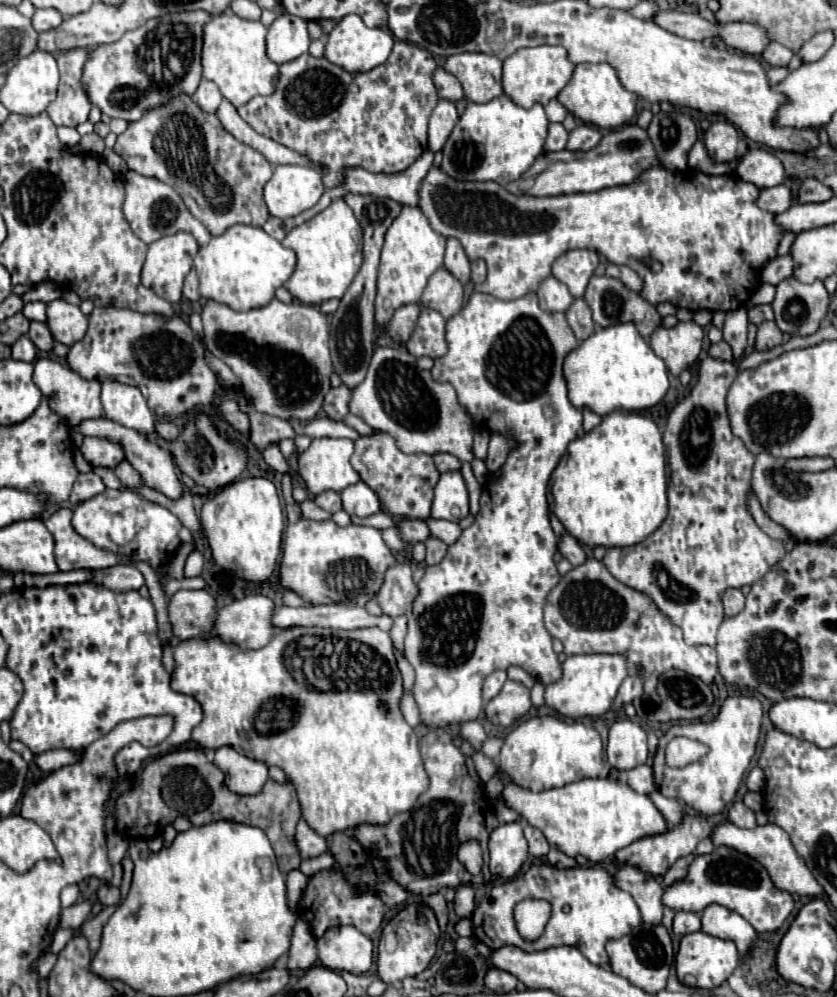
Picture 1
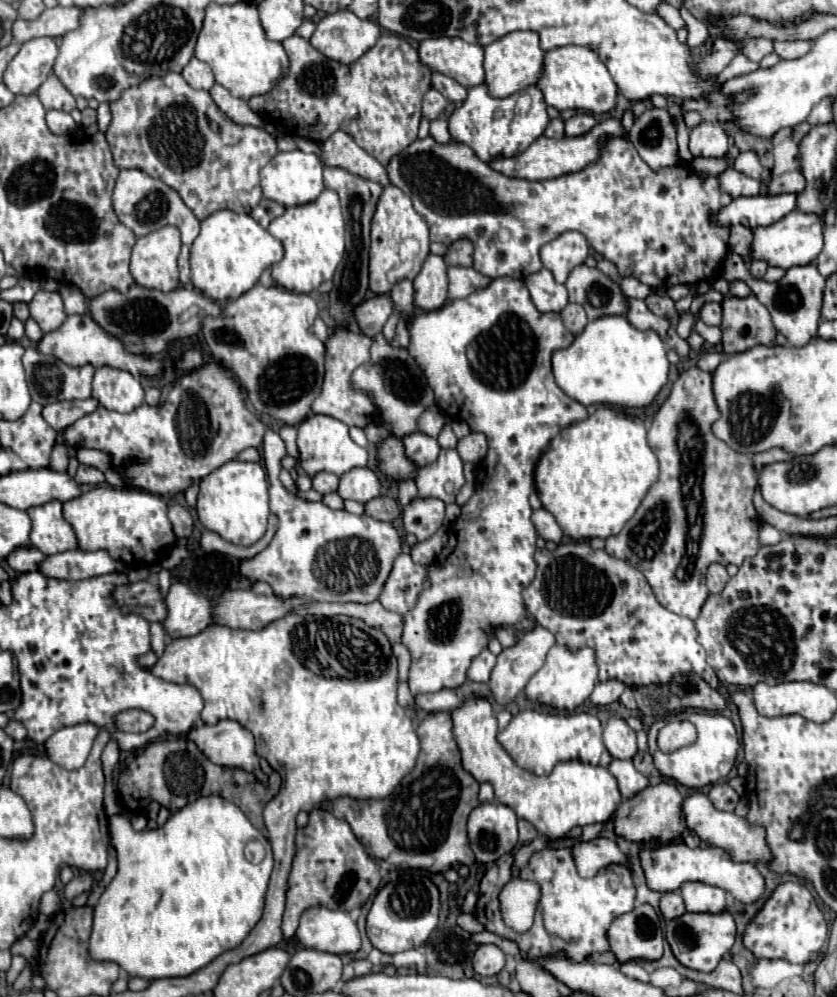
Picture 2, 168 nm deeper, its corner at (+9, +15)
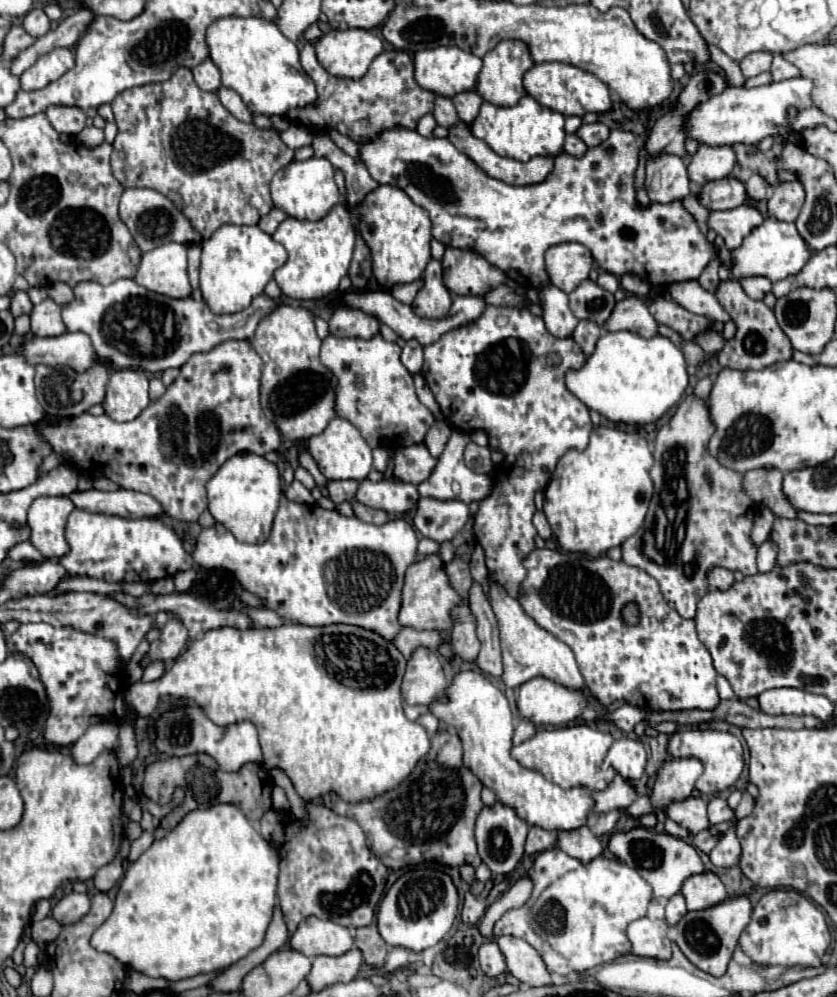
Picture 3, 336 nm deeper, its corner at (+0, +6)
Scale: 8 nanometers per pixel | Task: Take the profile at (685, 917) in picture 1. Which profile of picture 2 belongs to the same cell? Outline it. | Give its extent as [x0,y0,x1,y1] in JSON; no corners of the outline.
[659,893,685,919]

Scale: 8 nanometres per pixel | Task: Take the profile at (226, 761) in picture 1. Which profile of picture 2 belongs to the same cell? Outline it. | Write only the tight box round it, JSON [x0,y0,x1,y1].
[187,719,259,771]

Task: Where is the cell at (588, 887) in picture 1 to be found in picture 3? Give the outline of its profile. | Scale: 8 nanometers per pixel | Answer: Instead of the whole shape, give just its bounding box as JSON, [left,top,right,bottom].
[494,848,652,972]

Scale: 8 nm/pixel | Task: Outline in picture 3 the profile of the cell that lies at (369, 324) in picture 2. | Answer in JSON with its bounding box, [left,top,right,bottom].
[328,308,380,340]

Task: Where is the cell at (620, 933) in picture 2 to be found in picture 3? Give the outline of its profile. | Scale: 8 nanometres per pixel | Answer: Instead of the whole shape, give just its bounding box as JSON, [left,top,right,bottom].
[628,918,672,960]

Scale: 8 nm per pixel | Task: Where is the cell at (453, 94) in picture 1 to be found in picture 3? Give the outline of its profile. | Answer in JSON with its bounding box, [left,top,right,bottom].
[452,90,482,124]

